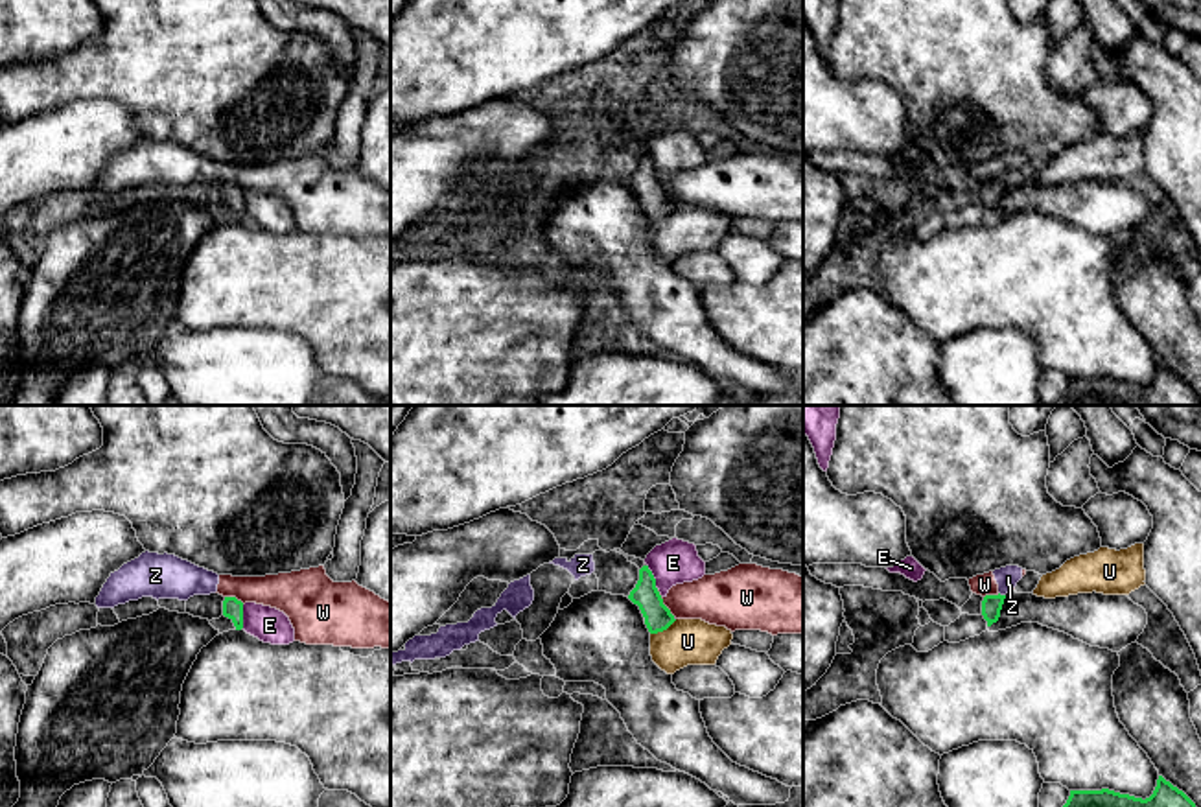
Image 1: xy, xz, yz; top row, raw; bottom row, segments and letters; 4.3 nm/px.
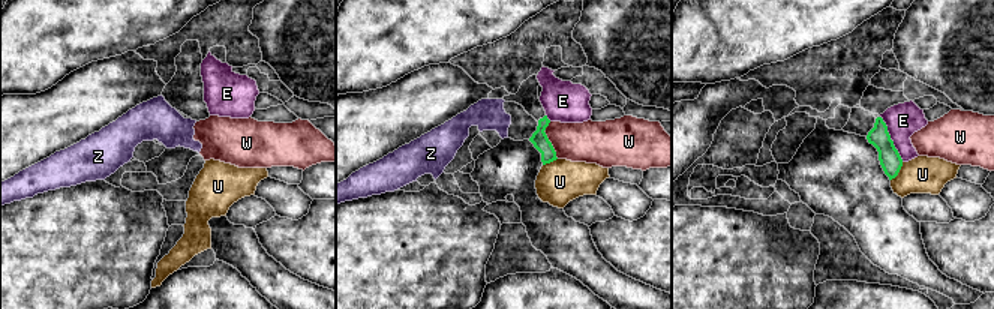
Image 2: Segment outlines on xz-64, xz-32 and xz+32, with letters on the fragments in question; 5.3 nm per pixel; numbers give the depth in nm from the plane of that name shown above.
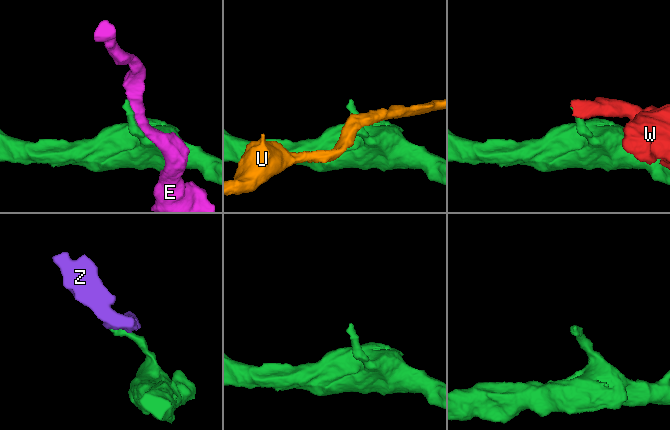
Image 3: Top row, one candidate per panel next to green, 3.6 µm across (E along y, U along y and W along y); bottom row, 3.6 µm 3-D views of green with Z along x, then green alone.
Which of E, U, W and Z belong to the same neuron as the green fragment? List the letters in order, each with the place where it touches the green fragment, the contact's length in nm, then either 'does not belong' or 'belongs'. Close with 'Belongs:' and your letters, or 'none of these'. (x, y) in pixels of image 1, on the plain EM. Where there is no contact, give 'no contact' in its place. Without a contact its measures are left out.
E: contact xz (652, 164); length 120 nm; does not belong
U: contact xz (664, 216); length 140 nm; does not belong
W: contact xz (662, 190); length 150 nm; does not belong
Z: contact yz (1002, 183); length 40 nm; does not belong
Belongs: none of these

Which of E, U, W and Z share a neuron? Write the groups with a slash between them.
E / U / W Z

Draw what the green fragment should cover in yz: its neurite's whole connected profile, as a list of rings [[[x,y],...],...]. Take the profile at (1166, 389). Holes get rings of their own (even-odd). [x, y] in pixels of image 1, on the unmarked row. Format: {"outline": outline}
{"outline": [[[1162,363],[1146,387],[1109,376],[1070,378],[1070,383],[1054,405],[1201,405],[1195,391]]]}

